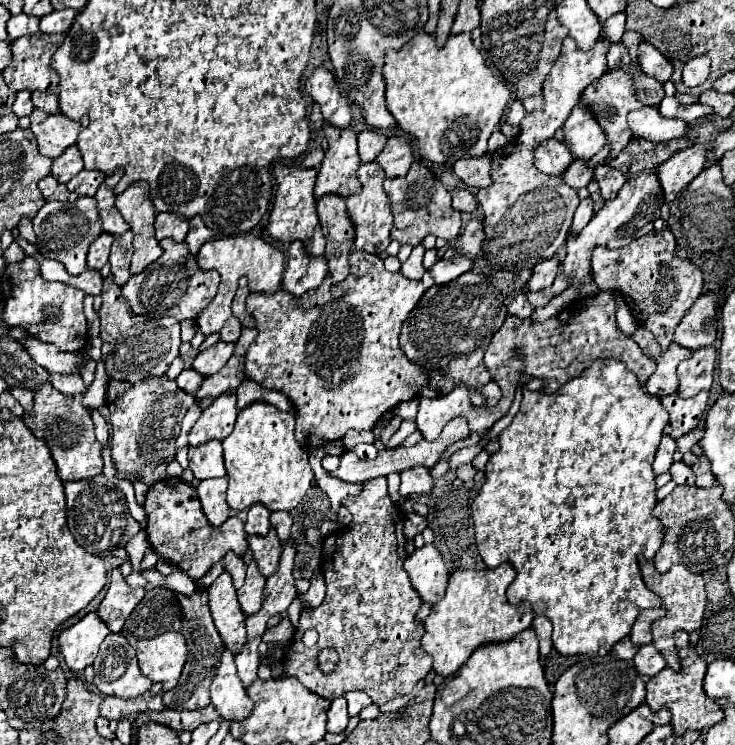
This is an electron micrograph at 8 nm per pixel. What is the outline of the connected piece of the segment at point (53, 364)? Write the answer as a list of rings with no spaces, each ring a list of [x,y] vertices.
[[[27,333],[23,347],[27,349],[29,357],[37,365],[45,367],[49,373],[75,373],[75,363],[77,363],[77,367],[81,367],[87,361],[85,353],[79,353],[79,355],[63,353],[57,347],[35,339],[31,333]]]

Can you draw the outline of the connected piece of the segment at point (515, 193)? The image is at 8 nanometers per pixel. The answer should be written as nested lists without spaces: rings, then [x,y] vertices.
[[[565,37],[561,55],[555,61],[547,79],[543,81],[543,107],[525,113],[519,125],[519,135],[491,155],[493,183],[485,189],[479,189],[477,203],[485,213],[485,243],[481,249],[481,257],[493,269],[513,273],[533,269],[539,261],[553,257],[557,249],[565,245],[575,209],[579,207],[581,199],[575,189],[563,183],[561,177],[551,177],[537,171],[533,163],[533,151],[535,147],[539,147],[539,143],[551,139],[555,131],[565,125],[565,119],[579,103],[585,87],[589,87],[589,83],[593,83],[607,71],[607,51],[607,41],[599,41],[595,43],[593,51],[583,53],[577,49],[571,37]]]

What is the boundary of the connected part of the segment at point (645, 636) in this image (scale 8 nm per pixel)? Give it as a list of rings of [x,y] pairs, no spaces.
[[[661,607],[661,609],[645,609],[639,613],[635,625],[633,625],[633,631],[631,631],[631,641],[635,645],[647,645],[653,641],[653,635],[651,635],[651,625],[653,621],[661,619],[663,615],[667,615],[667,611]]]

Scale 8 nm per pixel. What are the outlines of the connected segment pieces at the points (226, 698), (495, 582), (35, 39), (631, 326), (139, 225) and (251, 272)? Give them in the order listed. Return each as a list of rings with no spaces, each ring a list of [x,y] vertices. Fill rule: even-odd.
[[[227,649],[221,655],[221,665],[211,683],[211,703],[225,721],[243,721],[253,711],[253,701],[237,675],[235,657]]]
[[[509,563],[485,571],[459,569],[451,575],[445,597],[431,607],[431,613],[425,619],[425,635],[421,639],[425,653],[433,657],[433,671],[437,675],[441,677],[455,675],[477,647],[487,643],[509,641],[531,627],[535,613],[529,607],[529,603],[513,607],[507,601],[505,591],[513,579],[515,571]]]
[[[37,33],[37,35],[27,35],[25,39],[15,39],[11,41],[11,63],[1,71],[5,83],[13,89],[13,91],[45,91],[45,93],[53,93],[59,85],[59,75],[53,71],[51,67],[51,57],[53,53],[61,47],[63,43],[63,35],[55,33],[55,35],[47,35],[47,33]]]
[[[615,295],[615,299],[617,299],[617,323],[619,323],[619,327],[625,331],[625,333],[633,333],[635,329],[637,329],[637,321],[633,319],[633,315],[631,315],[631,311],[629,311],[629,307],[625,305],[625,301],[623,301],[623,297],[621,295]]]
[[[135,183],[115,199],[119,213],[131,225],[131,231],[135,235],[131,273],[141,273],[149,263],[157,261],[163,253],[163,249],[159,247],[159,241],[155,239],[155,227],[153,227],[155,209],[149,201],[145,187],[147,183]]]
[[[251,233],[229,237],[229,239],[219,239],[219,241],[213,241],[213,243],[207,241],[197,255],[197,265],[205,271],[209,271],[209,269],[219,271],[221,285],[219,285],[219,291],[217,291],[215,299],[209,303],[209,307],[205,307],[205,311],[201,311],[201,315],[197,315],[197,319],[195,319],[199,331],[205,333],[205,335],[221,331],[223,323],[231,317],[231,301],[233,301],[235,291],[237,291],[237,281],[241,277],[249,279],[249,291],[269,293],[269,295],[275,293],[281,287],[283,263],[285,263],[285,257],[279,249],[275,249],[273,245],[265,243],[259,237],[253,237]]]

